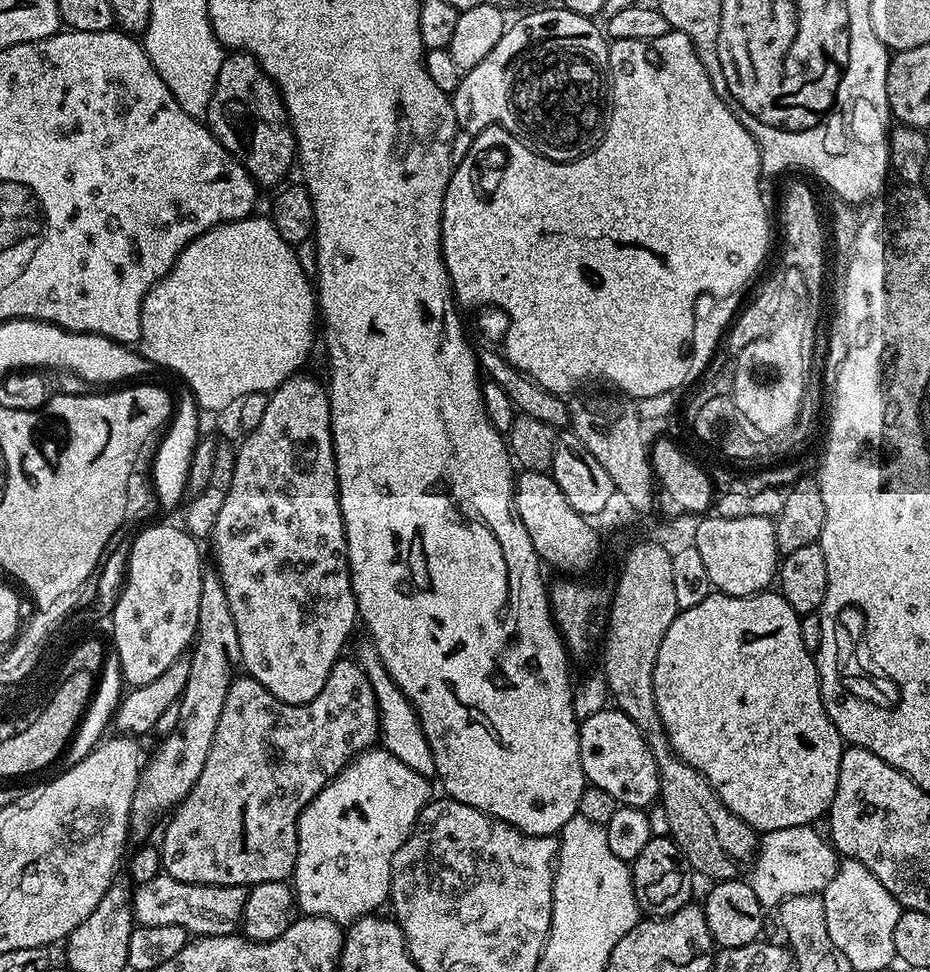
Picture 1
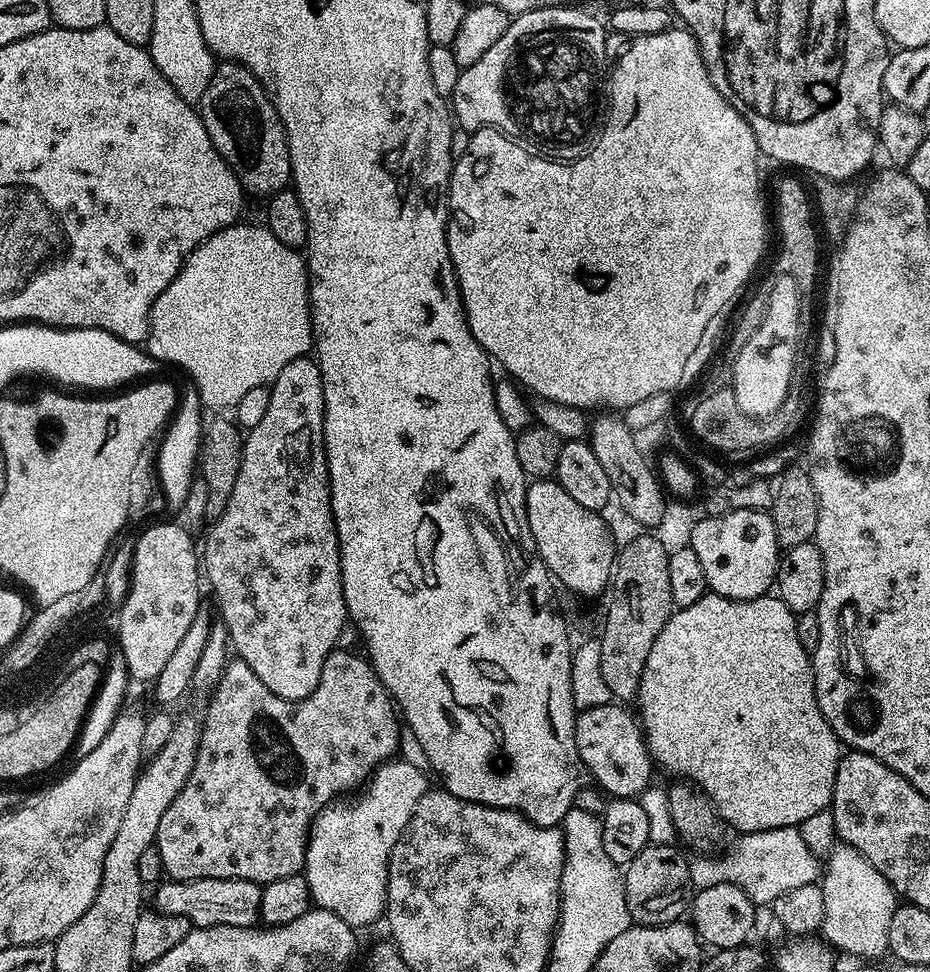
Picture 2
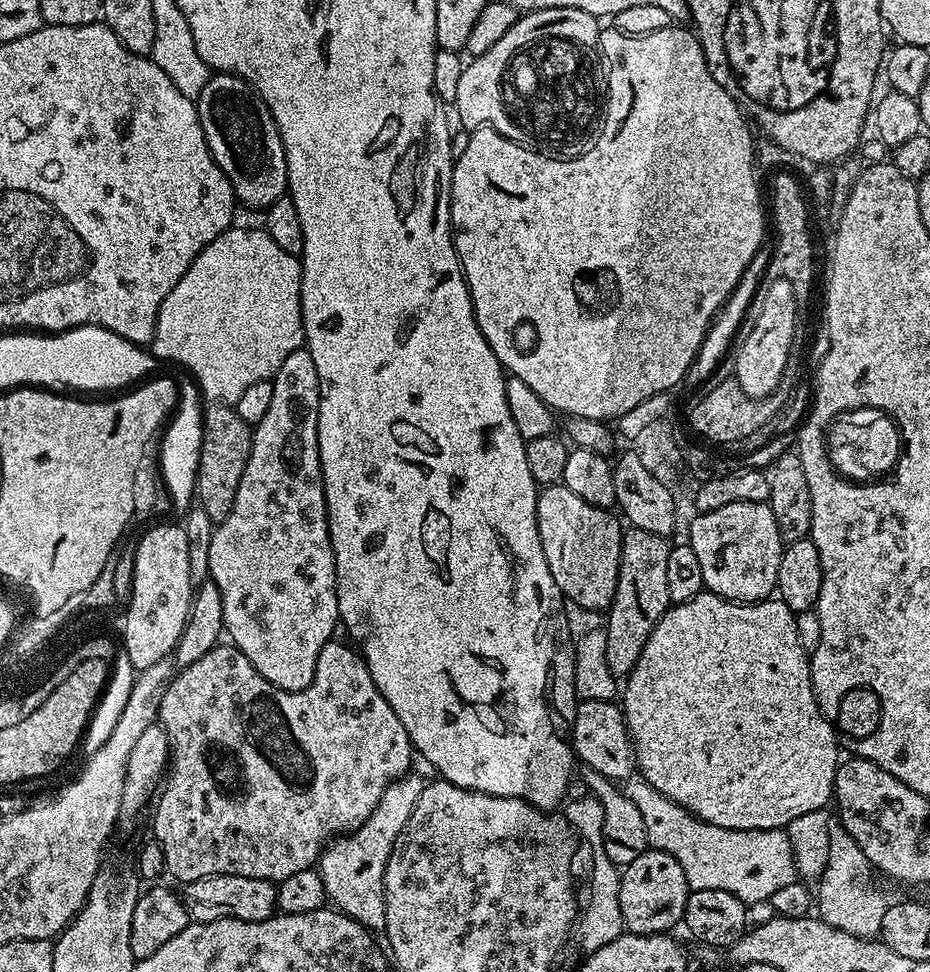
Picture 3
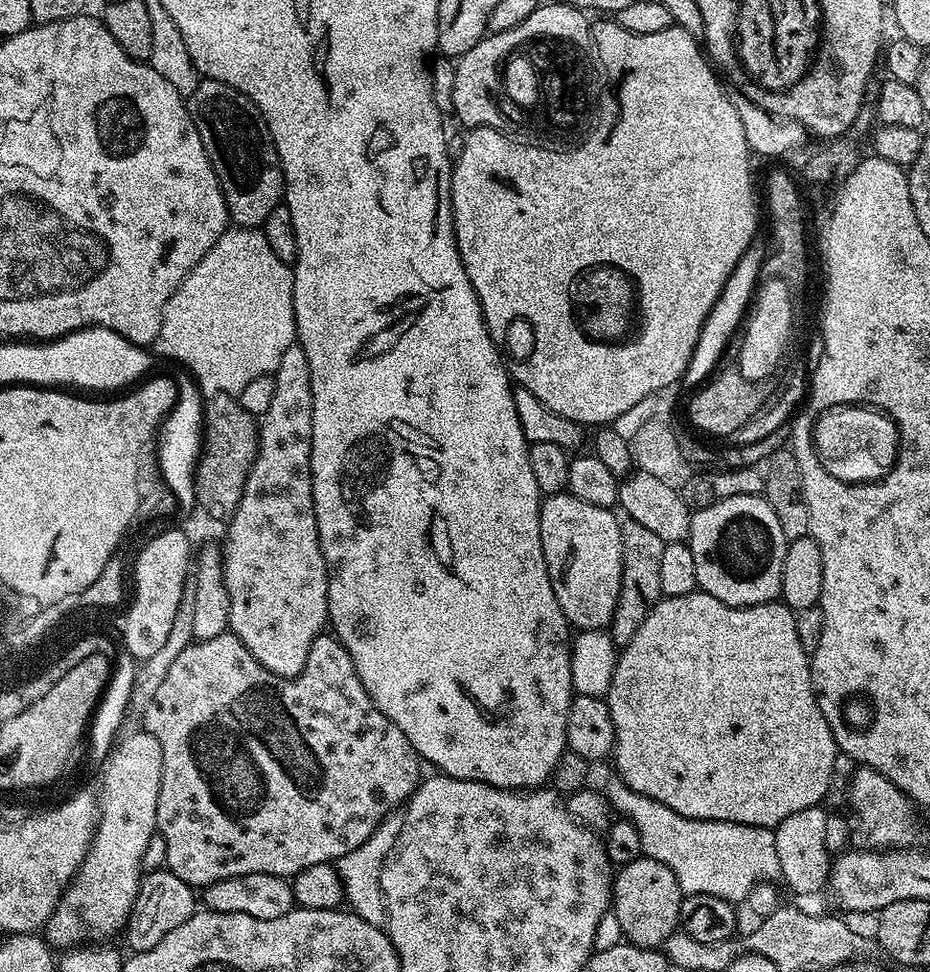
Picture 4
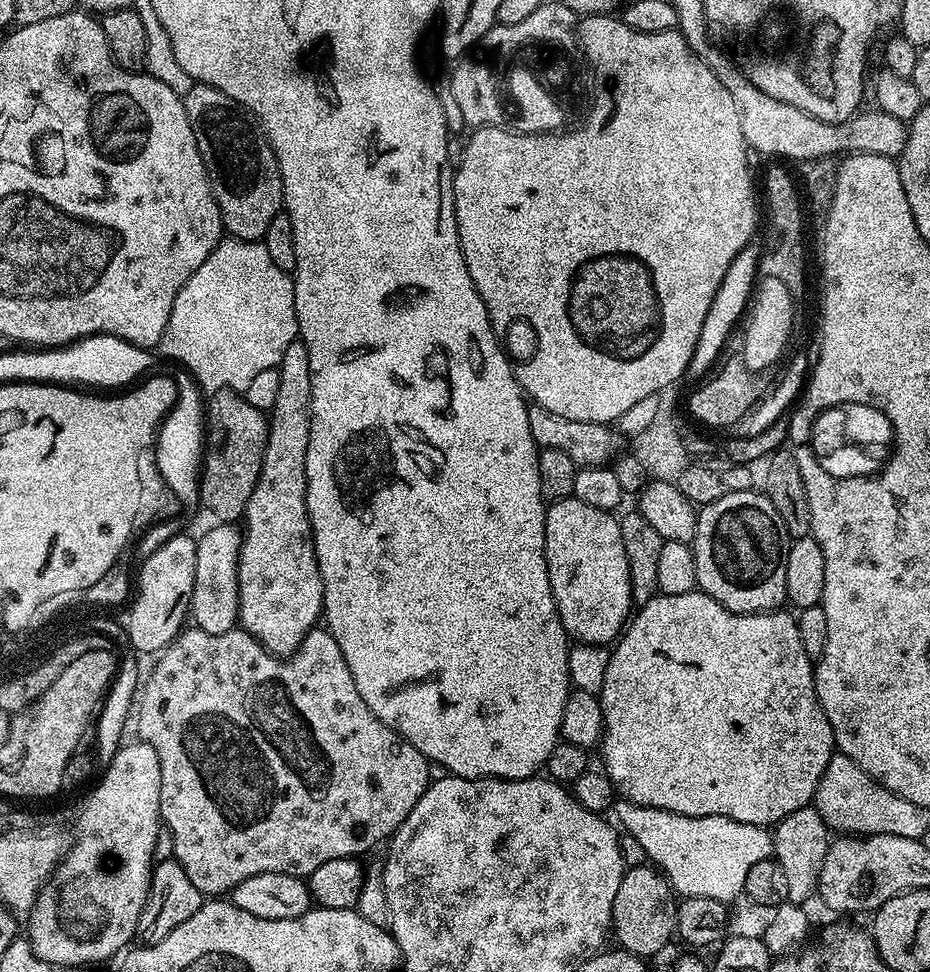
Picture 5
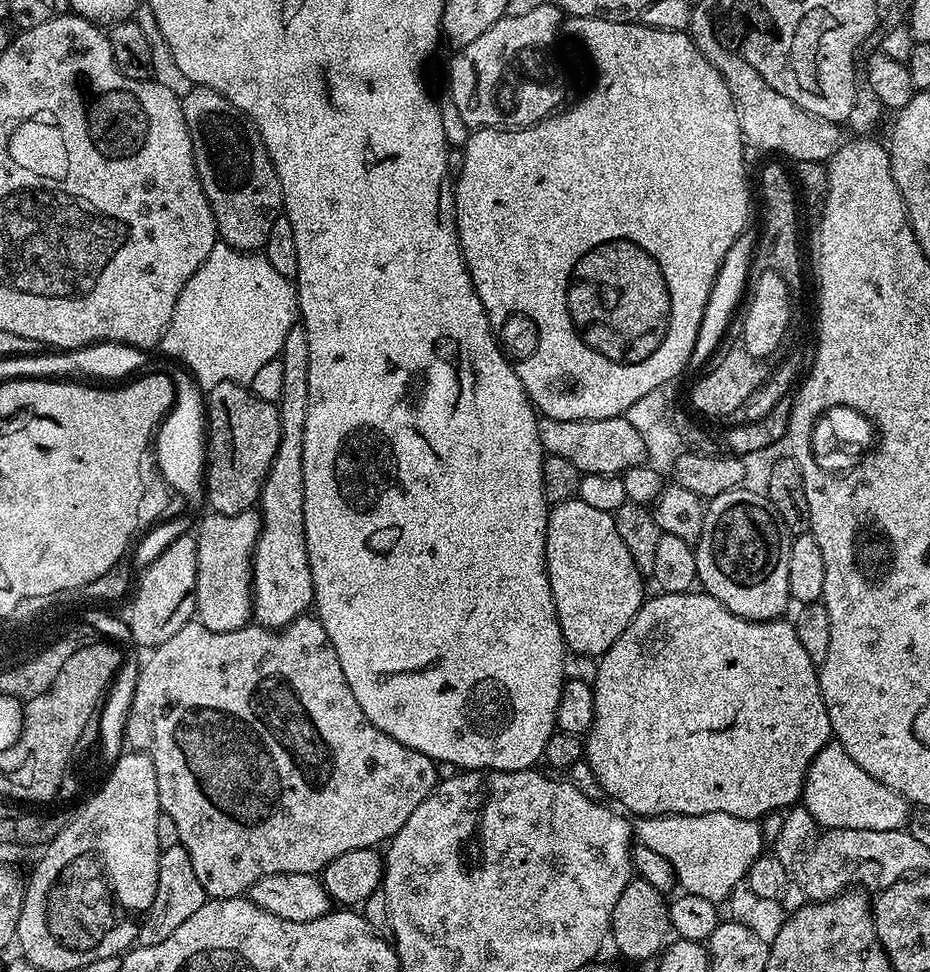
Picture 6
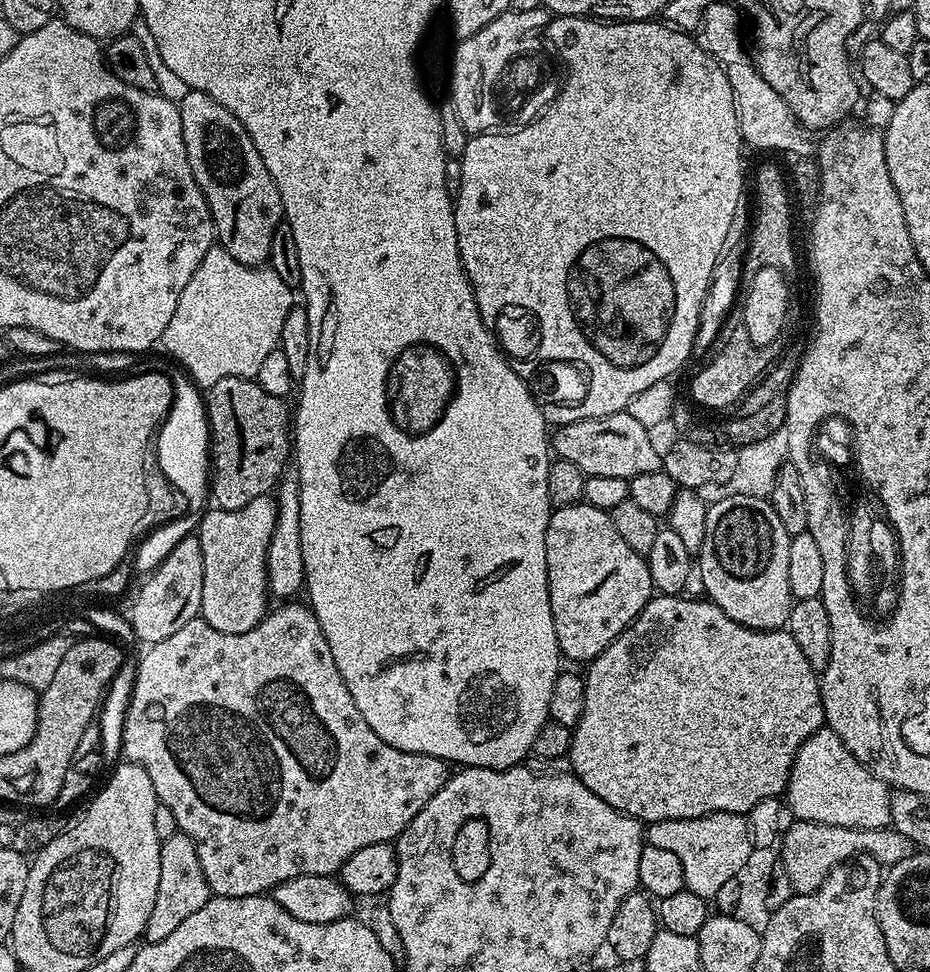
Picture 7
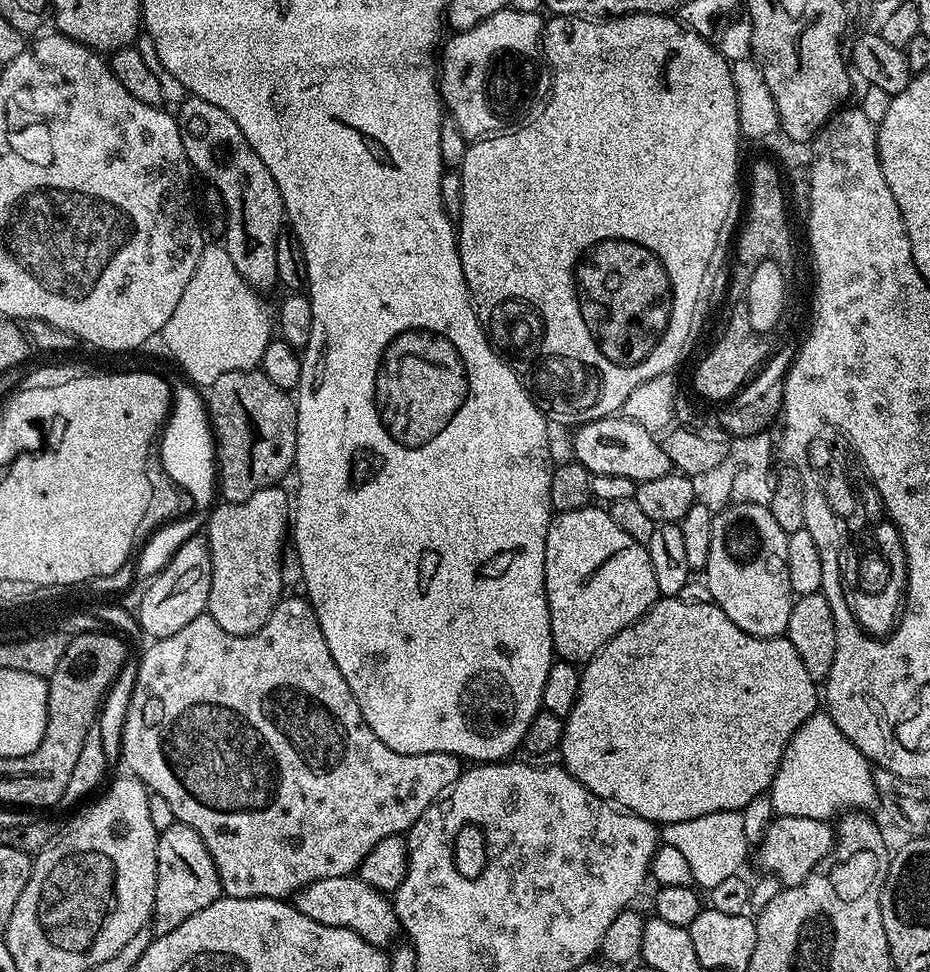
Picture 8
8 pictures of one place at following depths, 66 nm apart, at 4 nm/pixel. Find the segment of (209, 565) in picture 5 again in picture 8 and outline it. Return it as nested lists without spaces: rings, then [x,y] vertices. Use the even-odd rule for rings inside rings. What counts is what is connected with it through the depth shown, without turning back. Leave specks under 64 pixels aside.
[[[263,488],[237,504],[220,502],[207,517],[212,581],[206,612],[231,636],[252,636],[262,630],[285,591],[280,555],[290,532],[290,496],[282,489]]]

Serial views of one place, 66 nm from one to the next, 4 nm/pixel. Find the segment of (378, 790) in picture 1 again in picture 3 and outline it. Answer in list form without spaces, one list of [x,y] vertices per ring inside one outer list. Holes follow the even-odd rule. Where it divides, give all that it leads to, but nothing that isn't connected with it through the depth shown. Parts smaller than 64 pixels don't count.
[[[415,774],[396,780],[384,791],[374,814],[366,818],[366,822],[357,832],[333,839],[320,853],[318,871],[324,883],[325,897],[339,911],[354,918],[366,929],[383,930],[386,926],[386,862],[394,850],[394,842],[398,842],[398,834],[402,834],[406,822],[410,822],[410,814],[424,786],[425,781]]]

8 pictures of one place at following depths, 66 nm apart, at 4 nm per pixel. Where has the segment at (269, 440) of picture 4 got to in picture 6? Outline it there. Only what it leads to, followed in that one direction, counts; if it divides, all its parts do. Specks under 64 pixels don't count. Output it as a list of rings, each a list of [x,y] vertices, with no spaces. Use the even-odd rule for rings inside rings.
[[[302,326],[294,327],[286,334],[279,357],[282,362],[282,398],[280,409],[280,441],[278,454],[268,471],[266,482],[260,491],[258,511],[260,533],[252,555],[252,615],[257,625],[279,630],[305,615],[314,604],[314,582],[310,574],[310,558],[306,554],[306,526],[304,525],[304,479],[302,478],[302,434],[306,434],[306,414],[310,398],[310,342]]]

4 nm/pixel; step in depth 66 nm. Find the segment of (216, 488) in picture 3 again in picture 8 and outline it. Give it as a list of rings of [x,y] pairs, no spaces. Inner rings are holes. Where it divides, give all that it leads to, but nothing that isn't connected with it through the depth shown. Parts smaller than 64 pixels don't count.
[[[234,370],[224,372],[222,378],[206,388],[206,411],[210,421],[210,431],[214,437],[214,467],[218,473],[218,492],[229,504],[237,504],[250,494],[263,488],[271,488],[281,483],[287,472],[293,471],[298,446],[298,426],[296,425],[296,402],[285,389],[279,388],[259,370]]]

